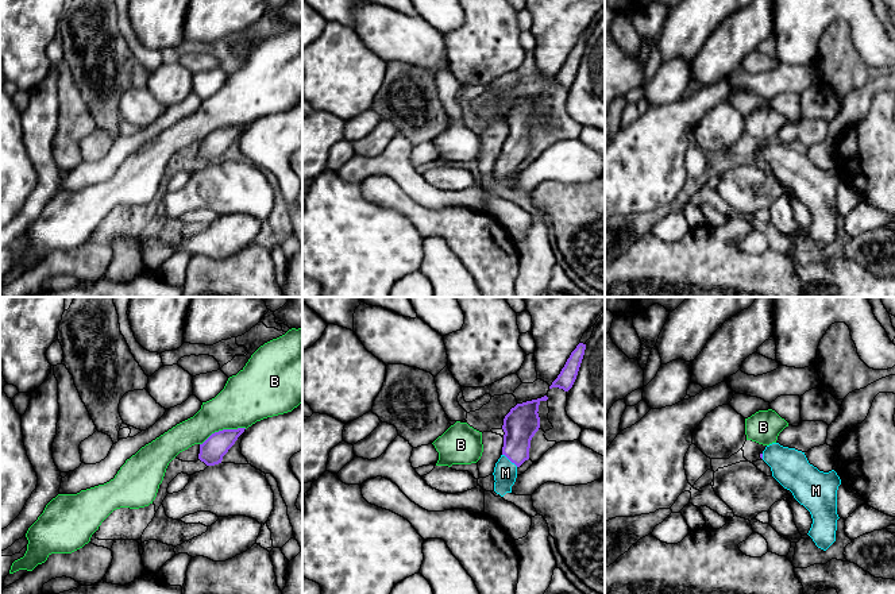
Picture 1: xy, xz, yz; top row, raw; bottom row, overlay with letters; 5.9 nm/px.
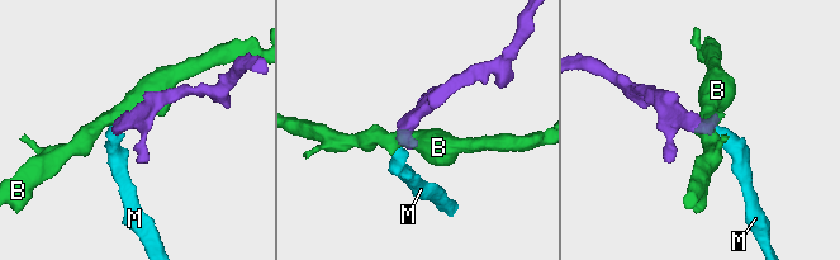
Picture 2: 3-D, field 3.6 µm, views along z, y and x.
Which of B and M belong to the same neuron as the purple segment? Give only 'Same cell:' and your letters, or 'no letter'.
Same cell: M

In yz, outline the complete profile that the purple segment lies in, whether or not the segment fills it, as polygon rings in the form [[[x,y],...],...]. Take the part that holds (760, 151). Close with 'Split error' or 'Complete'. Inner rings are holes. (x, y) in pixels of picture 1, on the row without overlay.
[[[772,140],[760,155],[771,165],[772,174],[811,212],[809,234],[826,248],[836,239],[837,188],[841,177],[834,167],[819,169],[805,150]]]. Split error

